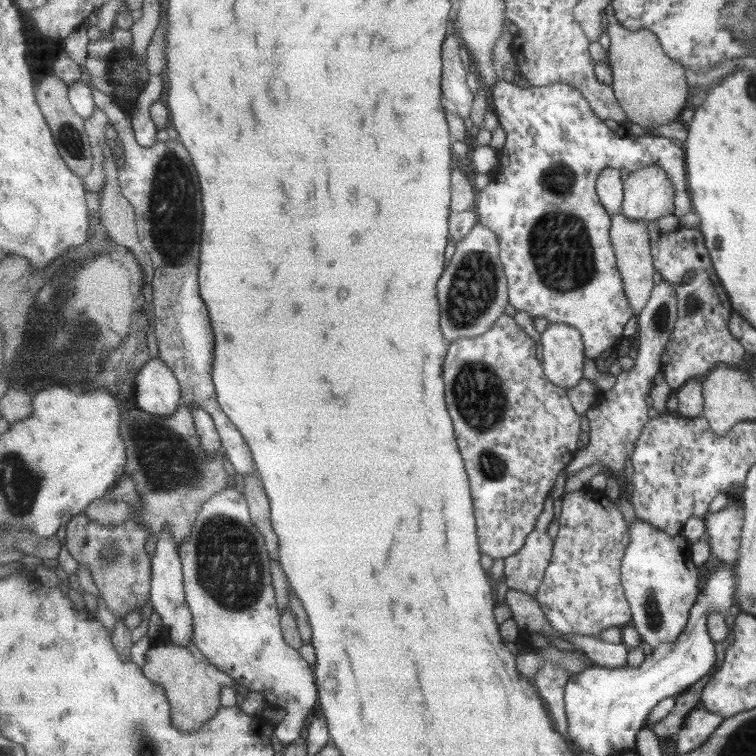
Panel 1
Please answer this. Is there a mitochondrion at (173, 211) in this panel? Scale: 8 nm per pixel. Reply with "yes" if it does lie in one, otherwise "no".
yes

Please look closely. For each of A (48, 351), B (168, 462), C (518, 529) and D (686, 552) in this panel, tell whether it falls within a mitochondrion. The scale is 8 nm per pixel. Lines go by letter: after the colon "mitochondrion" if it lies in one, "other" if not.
A: mitochondrion
B: mitochondrion
C: other
D: other

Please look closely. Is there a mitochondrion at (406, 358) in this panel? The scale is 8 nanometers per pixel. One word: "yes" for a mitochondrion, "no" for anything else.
no

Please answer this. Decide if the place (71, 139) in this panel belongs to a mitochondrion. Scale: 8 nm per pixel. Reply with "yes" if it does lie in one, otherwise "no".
yes

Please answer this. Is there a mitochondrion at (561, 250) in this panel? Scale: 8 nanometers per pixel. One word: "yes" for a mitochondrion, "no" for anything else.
yes

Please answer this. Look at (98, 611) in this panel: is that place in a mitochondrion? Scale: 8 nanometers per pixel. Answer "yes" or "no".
no

